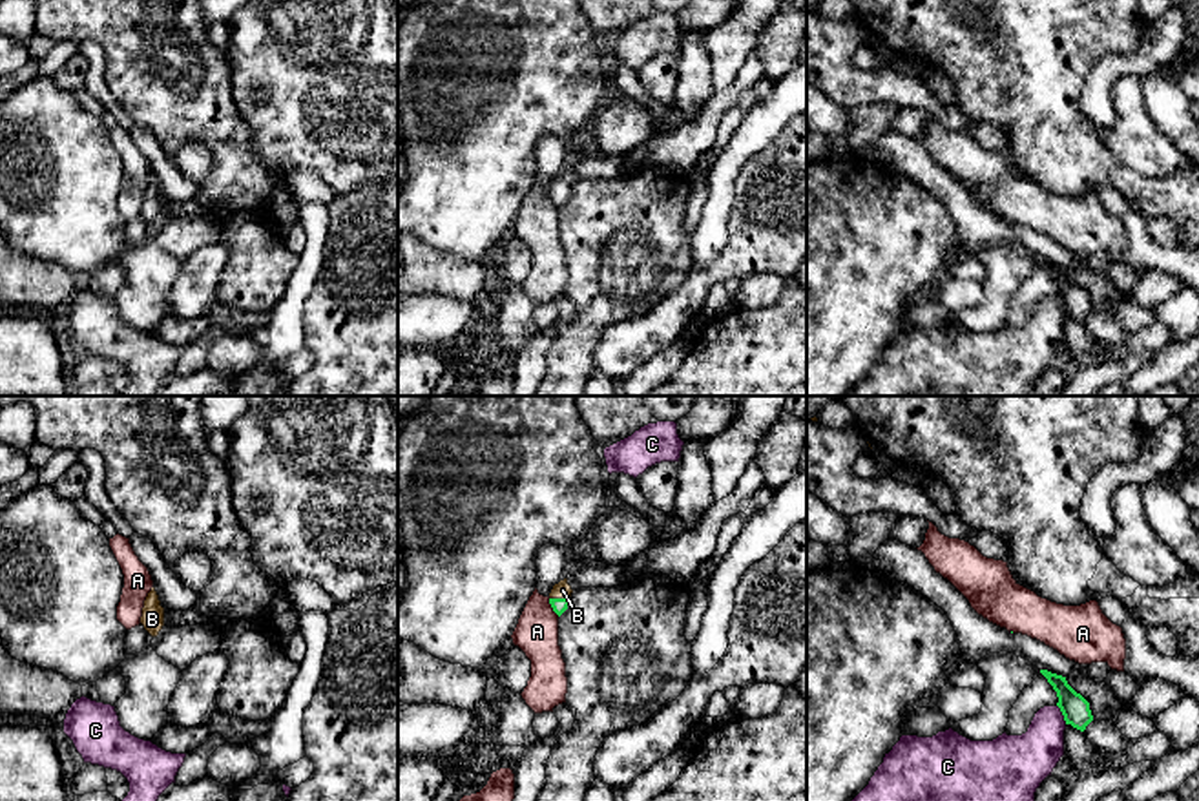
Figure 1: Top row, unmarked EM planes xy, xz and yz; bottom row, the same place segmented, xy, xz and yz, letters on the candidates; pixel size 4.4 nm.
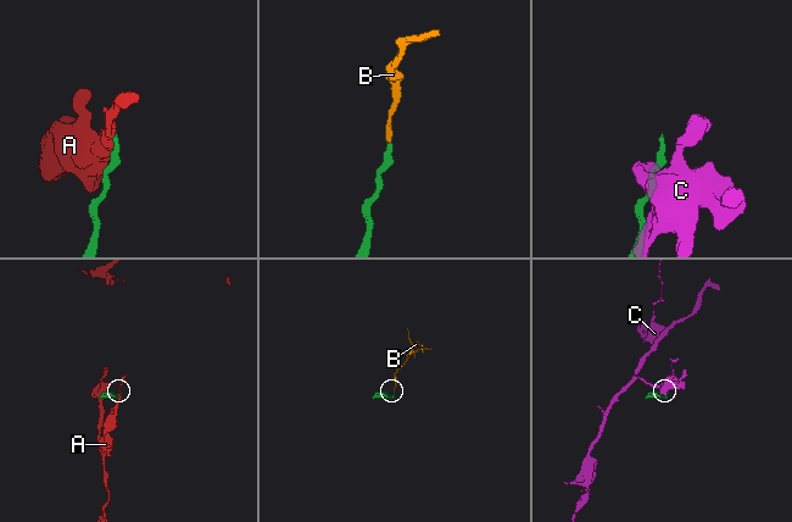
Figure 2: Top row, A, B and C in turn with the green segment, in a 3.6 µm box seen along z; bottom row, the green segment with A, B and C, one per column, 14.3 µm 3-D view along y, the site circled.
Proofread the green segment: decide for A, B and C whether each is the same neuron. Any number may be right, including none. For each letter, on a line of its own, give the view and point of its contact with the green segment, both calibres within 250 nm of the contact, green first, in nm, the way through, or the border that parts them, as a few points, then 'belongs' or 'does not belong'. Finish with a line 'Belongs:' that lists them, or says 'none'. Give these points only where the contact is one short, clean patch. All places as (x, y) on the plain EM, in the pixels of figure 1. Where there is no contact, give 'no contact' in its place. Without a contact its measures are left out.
A: meets green in xz at (552, 197); 70 nm thick on the green side, 190 nm on the other; border along xz (548, 190), (559, 207); does not belong
B: meets green in xz at (559, 190); 70 nm thick on the green side, 80 nm on the other; runs through xz (559, 197), (559, 190), (563, 181); belongs
C: meets green in yz at (1063, 305); 120 nm thick on the green side, 220 nm on the other; border along yz (1057, 296), (1066, 314); does not belong
Belongs: B

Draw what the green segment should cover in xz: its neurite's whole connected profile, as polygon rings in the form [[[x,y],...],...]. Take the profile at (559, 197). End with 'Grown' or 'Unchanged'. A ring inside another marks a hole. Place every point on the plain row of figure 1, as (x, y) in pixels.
[[[564,170],[553,177],[553,181],[549,184],[549,195],[558,208],[568,201],[571,184],[573,184],[573,181],[568,175],[568,170]]]. Grown

